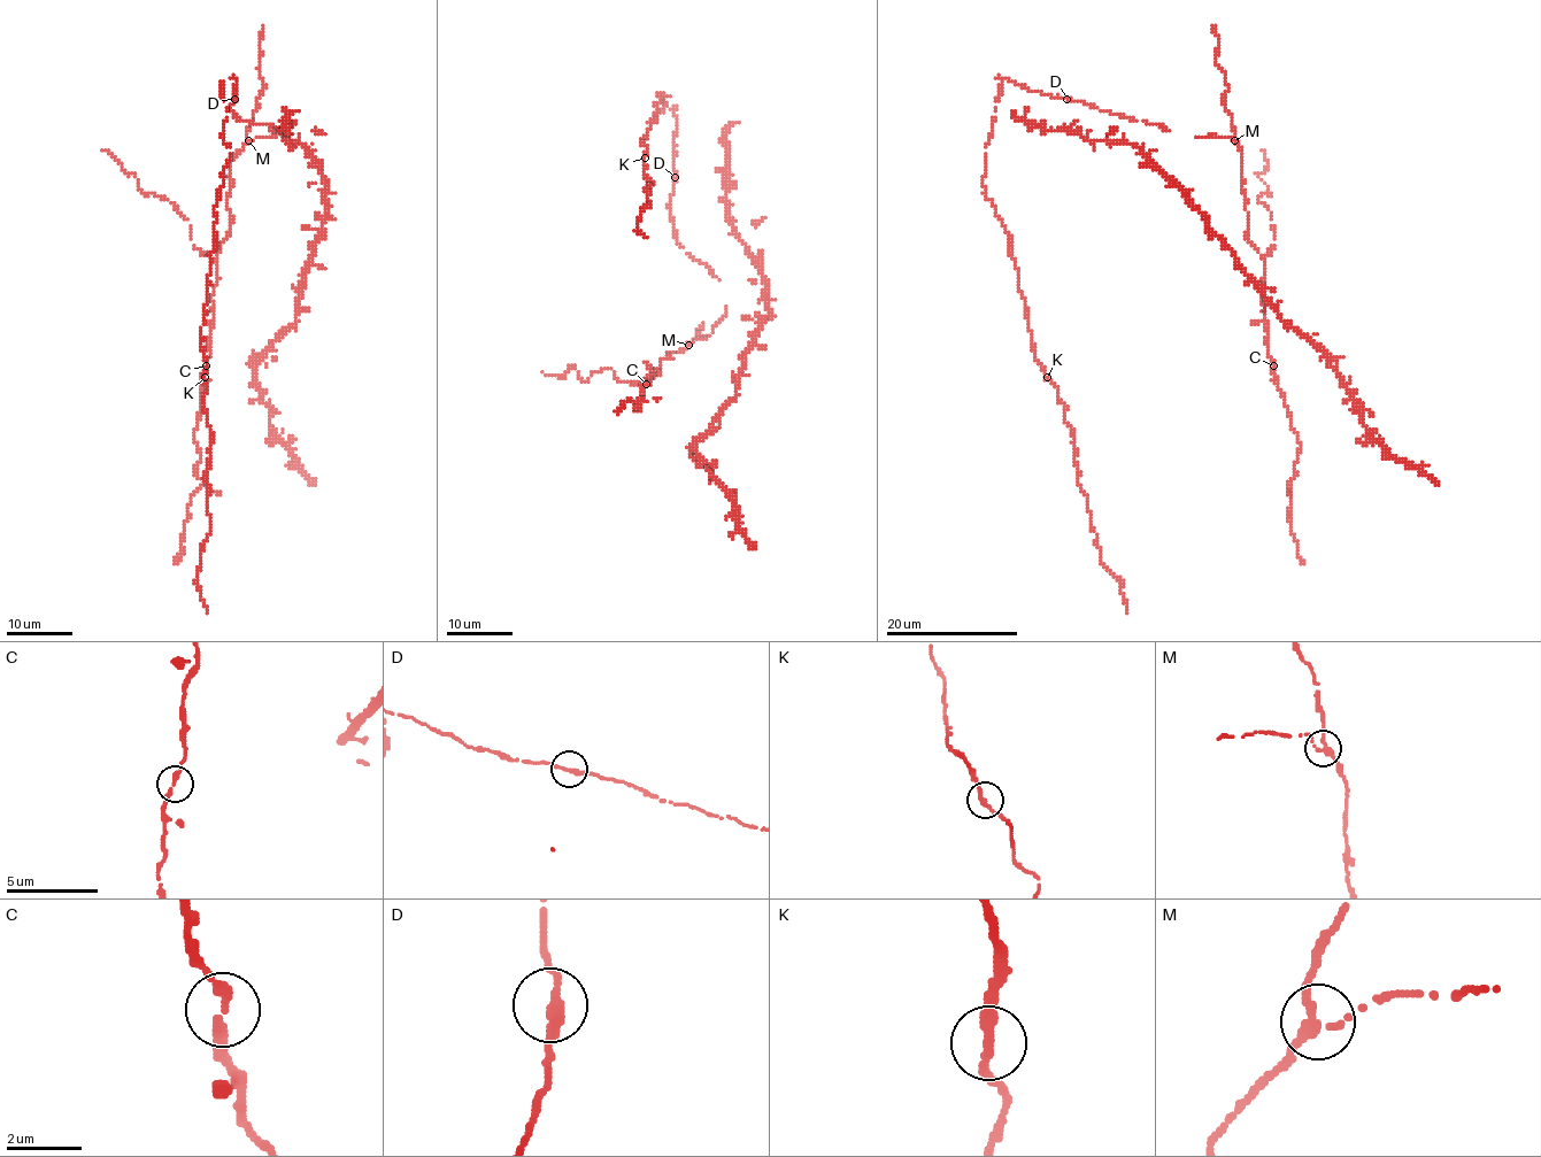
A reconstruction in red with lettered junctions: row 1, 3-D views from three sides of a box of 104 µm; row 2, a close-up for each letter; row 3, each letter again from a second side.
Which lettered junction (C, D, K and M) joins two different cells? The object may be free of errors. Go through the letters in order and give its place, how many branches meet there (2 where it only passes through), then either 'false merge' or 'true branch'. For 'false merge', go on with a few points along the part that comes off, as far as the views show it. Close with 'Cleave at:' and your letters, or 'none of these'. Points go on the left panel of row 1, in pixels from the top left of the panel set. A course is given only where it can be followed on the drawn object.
C: (206, 365) | 2 | true branch
D: (234, 99) | 2 | true branch
K: (205, 377) | 2 | true branch
M: (248, 140) | 2 | true branch
Cleave at: none of these

